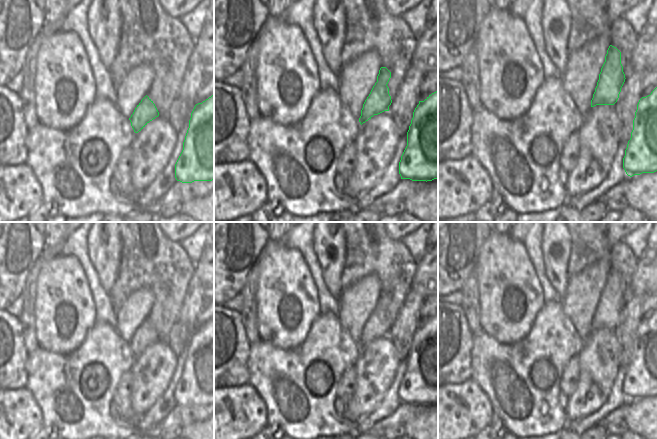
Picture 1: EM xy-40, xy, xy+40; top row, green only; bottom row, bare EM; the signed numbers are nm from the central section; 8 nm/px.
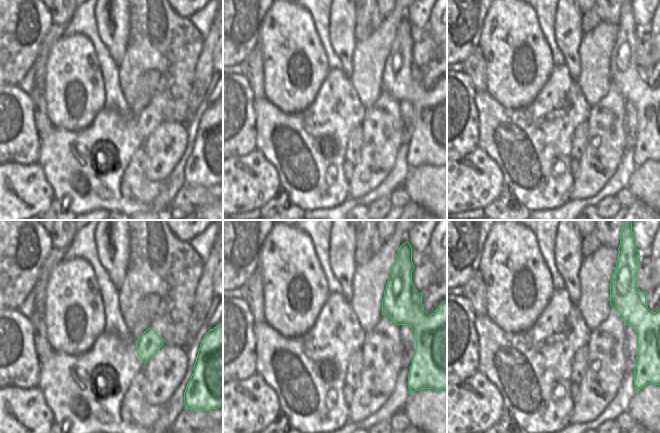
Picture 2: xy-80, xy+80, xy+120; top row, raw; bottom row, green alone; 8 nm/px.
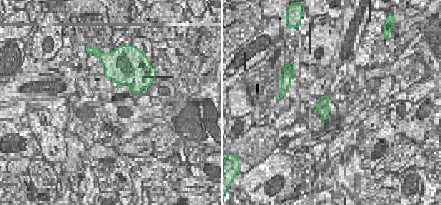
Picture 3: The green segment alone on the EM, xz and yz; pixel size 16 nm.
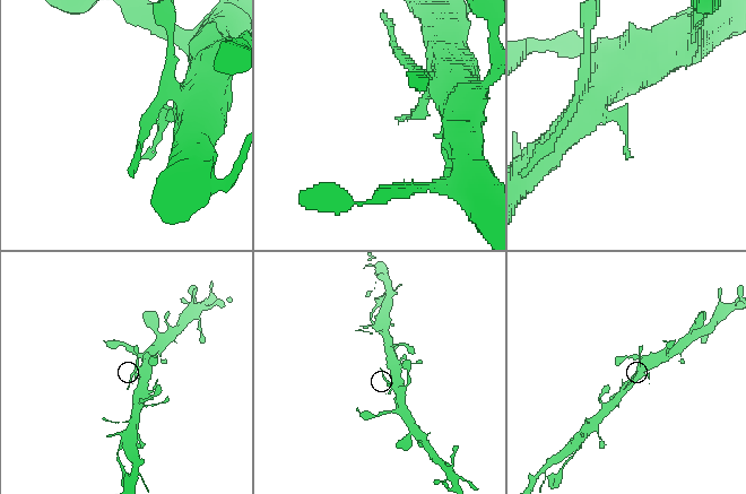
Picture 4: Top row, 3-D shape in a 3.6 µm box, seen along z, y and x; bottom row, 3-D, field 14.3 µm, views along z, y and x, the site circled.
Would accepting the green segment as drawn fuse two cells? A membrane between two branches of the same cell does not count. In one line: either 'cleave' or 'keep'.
keep

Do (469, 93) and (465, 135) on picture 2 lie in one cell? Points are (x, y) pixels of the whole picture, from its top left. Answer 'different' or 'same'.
same

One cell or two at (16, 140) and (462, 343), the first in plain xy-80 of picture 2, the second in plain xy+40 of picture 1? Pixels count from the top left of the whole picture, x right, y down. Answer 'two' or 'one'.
one

